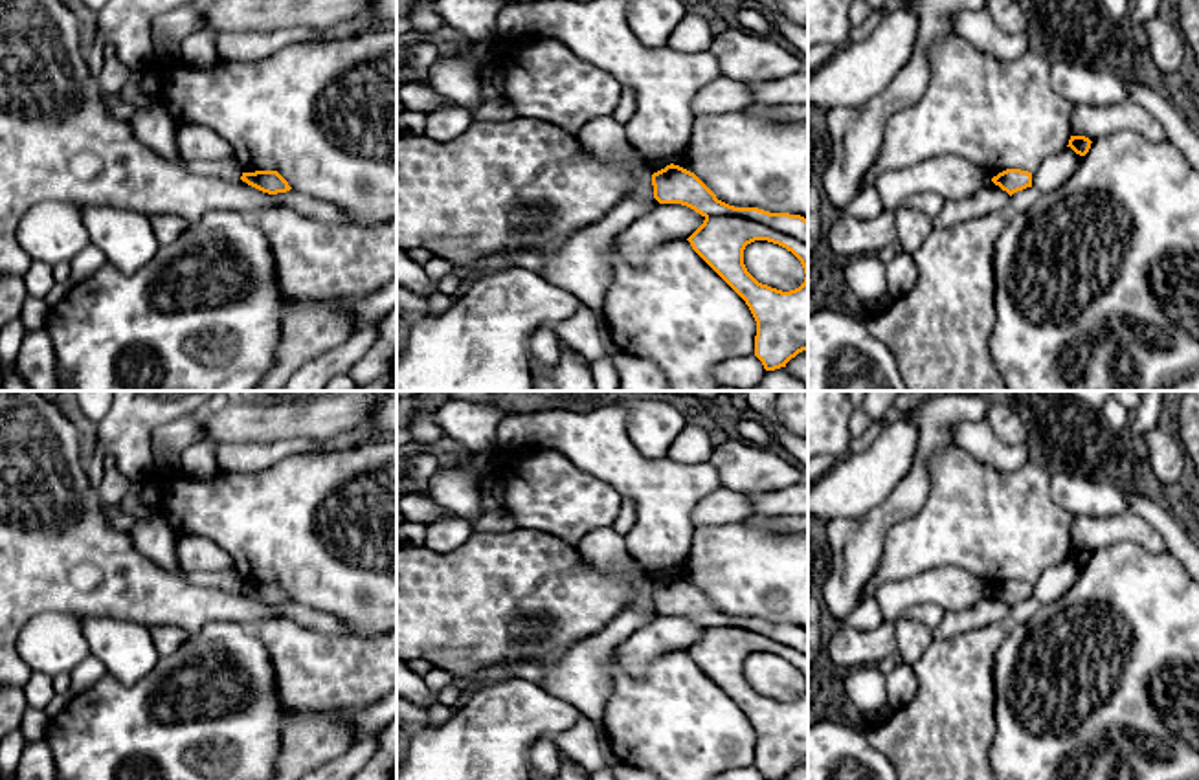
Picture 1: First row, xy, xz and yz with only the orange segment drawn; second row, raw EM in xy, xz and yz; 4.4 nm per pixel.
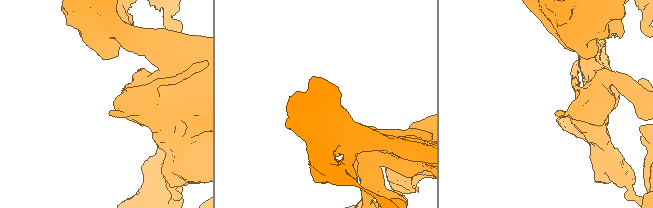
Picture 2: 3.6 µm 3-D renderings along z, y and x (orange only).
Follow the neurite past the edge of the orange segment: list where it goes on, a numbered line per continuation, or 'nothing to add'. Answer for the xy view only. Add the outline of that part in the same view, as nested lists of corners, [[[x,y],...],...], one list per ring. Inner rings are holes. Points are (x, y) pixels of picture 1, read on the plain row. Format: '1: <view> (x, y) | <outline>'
nothing to add

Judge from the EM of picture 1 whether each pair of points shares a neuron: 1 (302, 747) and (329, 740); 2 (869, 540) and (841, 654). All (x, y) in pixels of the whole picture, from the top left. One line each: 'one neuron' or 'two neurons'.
1: one neuron
2: two neurons

